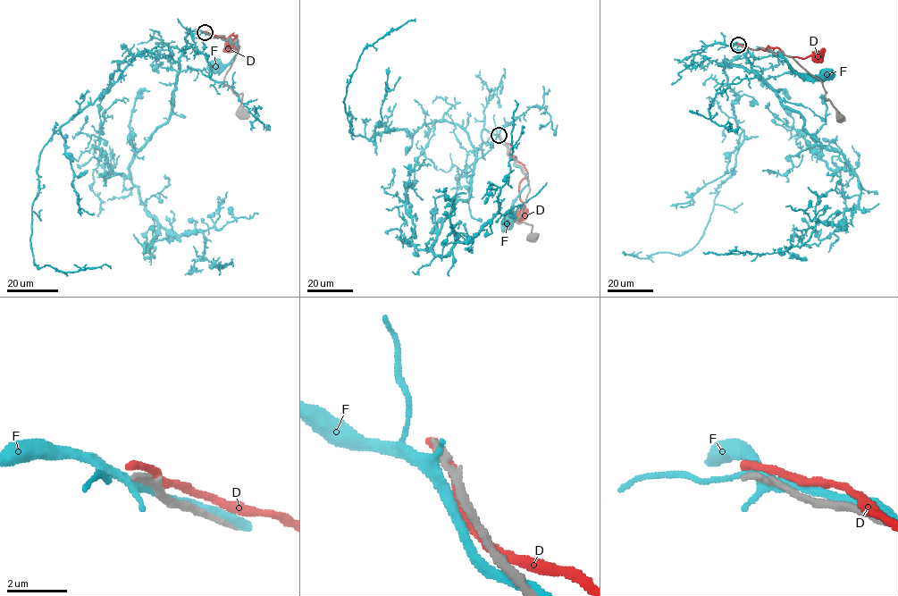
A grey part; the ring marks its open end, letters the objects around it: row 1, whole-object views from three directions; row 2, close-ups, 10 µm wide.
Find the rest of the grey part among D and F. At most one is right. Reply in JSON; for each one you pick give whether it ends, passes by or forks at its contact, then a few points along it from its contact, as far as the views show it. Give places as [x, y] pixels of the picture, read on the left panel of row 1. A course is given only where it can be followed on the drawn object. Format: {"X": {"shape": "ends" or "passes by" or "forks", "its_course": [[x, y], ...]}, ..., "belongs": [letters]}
{"belongs": []}

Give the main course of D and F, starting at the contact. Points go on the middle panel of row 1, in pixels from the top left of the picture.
D: (499, 136), (511, 146), (510, 154), (527, 173), (519, 183), (521, 201), (525, 207), (523, 214)
F: (499, 137), (514, 164), (527, 175), (528, 183), (513, 200), (513, 216), (507, 222)

